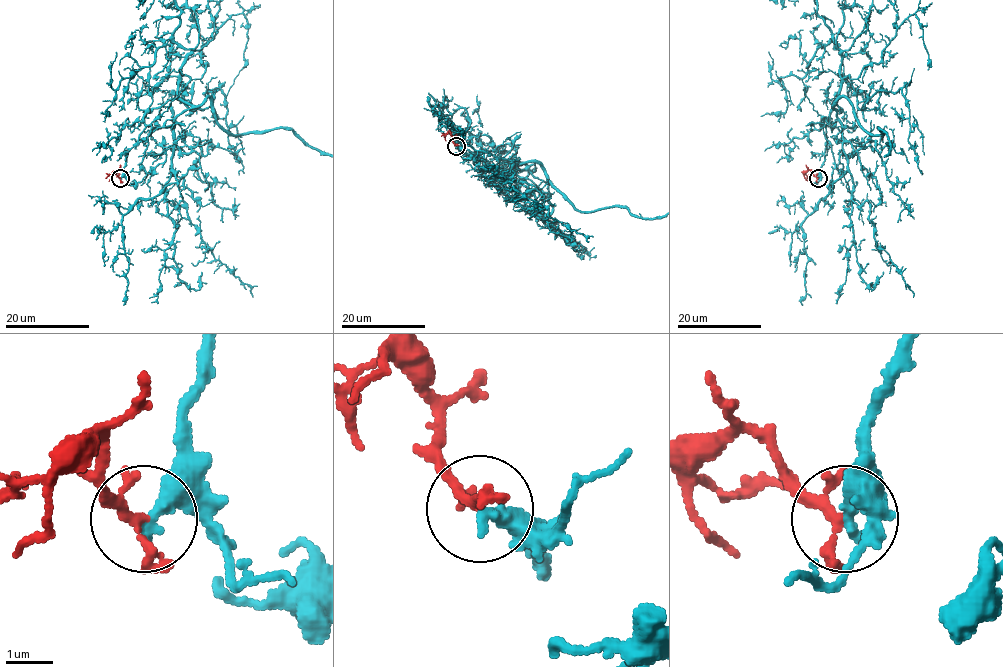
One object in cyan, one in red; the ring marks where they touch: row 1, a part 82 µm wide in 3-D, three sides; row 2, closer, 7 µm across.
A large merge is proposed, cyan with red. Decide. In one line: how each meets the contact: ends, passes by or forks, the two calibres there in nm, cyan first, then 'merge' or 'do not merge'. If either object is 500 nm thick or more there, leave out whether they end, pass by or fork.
cyan ends | red forks | 360/150 nm | merge

